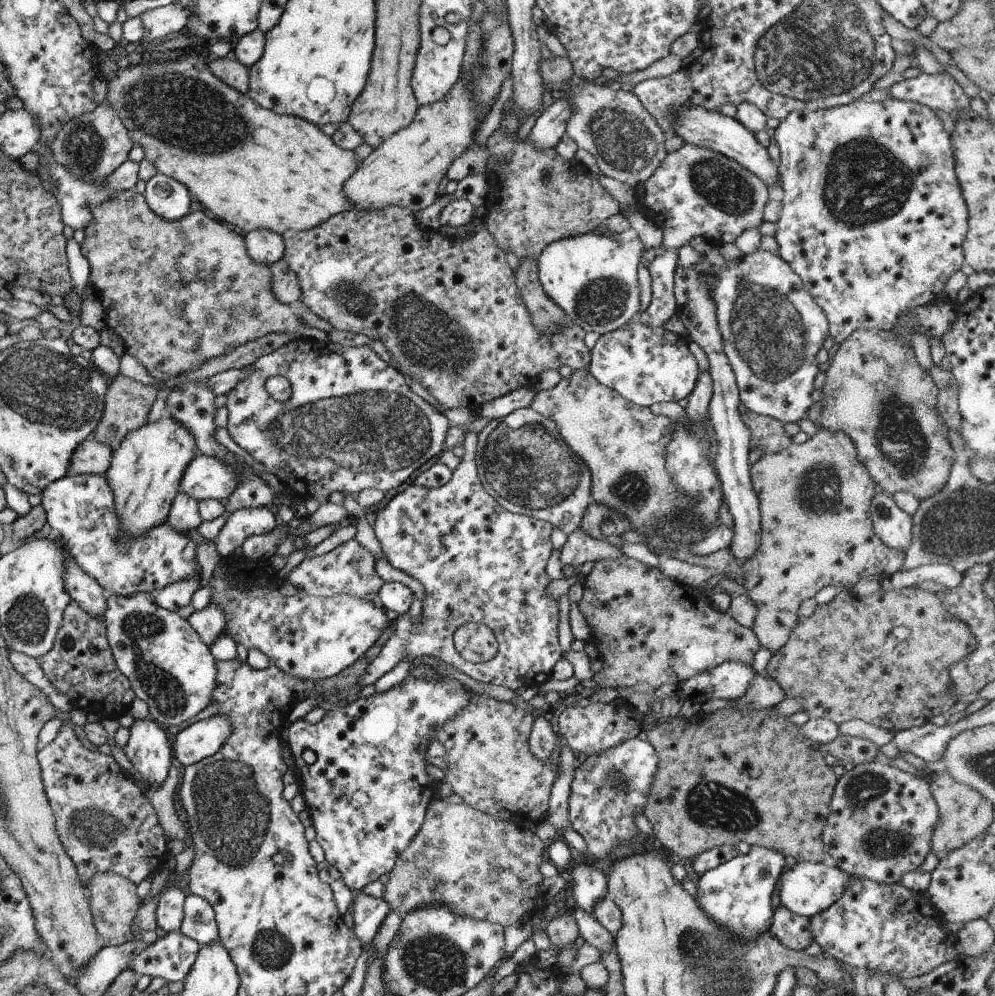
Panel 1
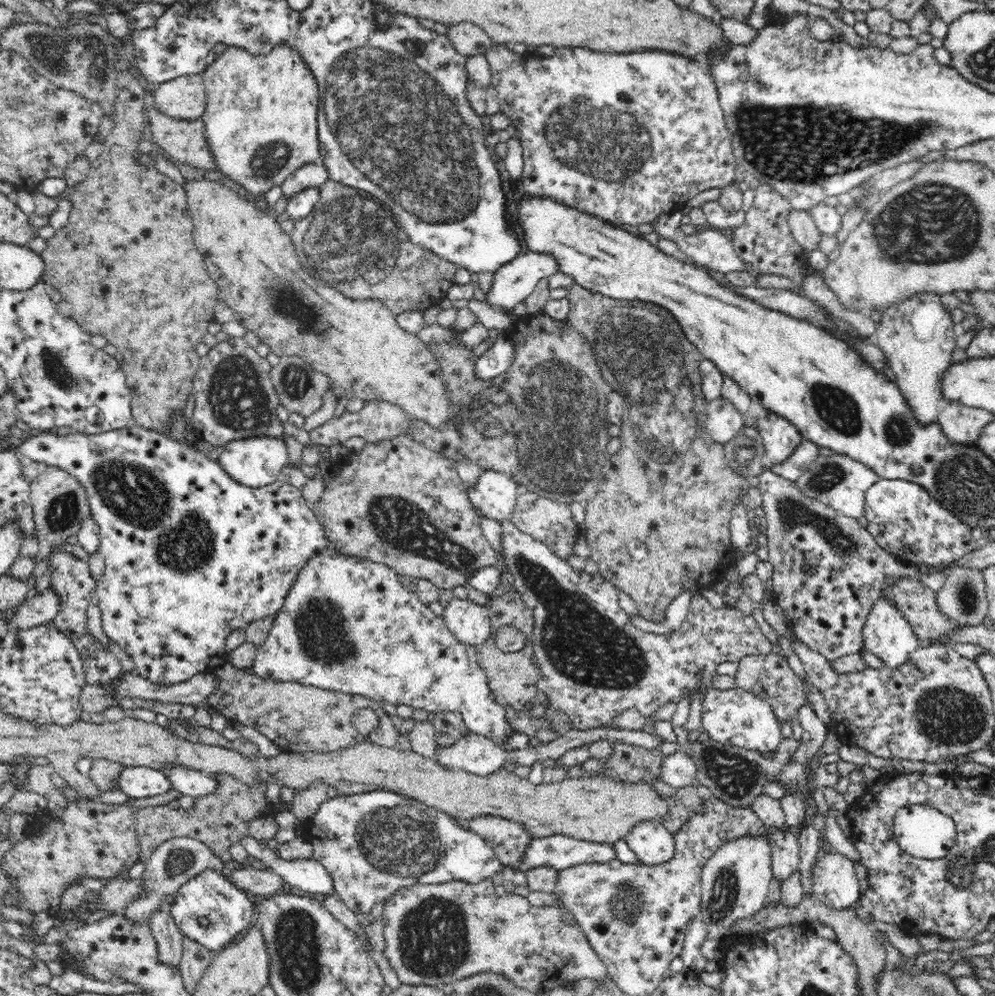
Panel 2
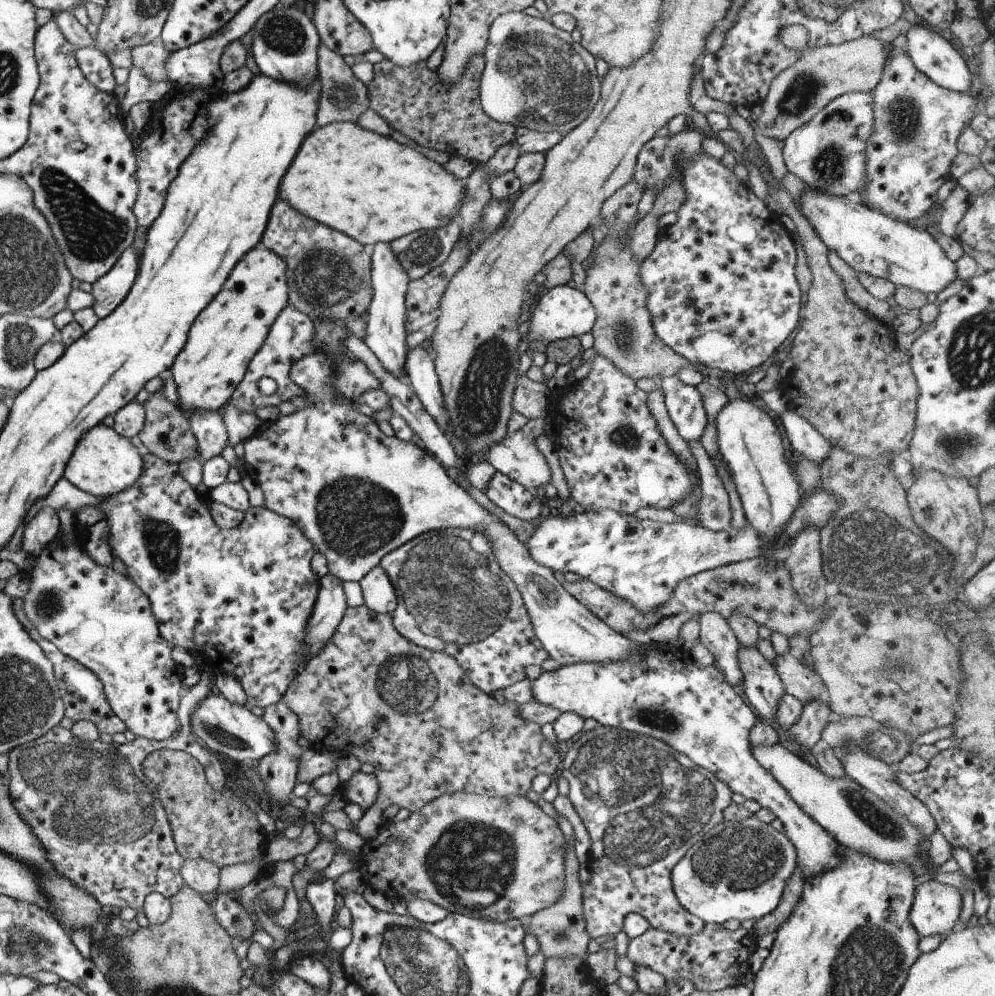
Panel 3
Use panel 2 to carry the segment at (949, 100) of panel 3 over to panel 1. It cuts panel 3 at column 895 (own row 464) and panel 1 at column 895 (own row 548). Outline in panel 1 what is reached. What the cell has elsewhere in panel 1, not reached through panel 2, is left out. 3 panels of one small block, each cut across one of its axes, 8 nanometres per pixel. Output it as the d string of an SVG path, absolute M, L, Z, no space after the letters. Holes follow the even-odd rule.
M893 98L876 102L857 99L829 109L815 107L791 111L784 119L779 120L778 126L770 133L780 152L780 164L776 169L783 191L779 219L774 222L778 256L800 278L807 294L810 294L810 298L823 311L828 323L828 335L836 344L841 344L857 329L889 331L903 313L942 298L947 279L964 264L962 242L968 229L968 210L955 176L950 136L943 130L941 121L930 108Z

